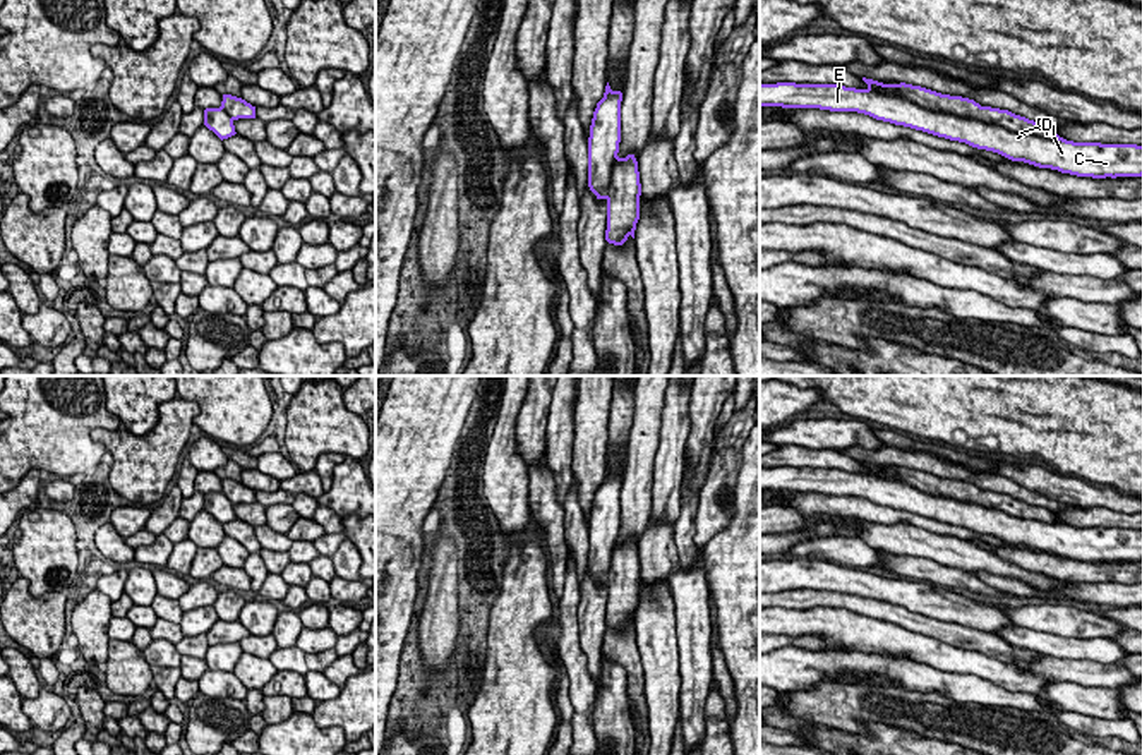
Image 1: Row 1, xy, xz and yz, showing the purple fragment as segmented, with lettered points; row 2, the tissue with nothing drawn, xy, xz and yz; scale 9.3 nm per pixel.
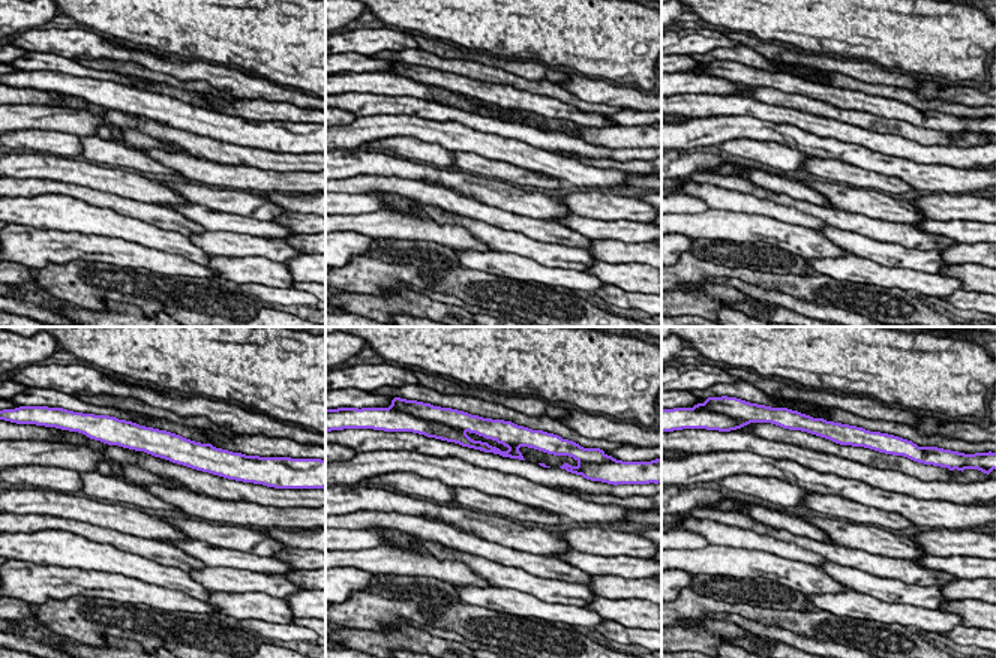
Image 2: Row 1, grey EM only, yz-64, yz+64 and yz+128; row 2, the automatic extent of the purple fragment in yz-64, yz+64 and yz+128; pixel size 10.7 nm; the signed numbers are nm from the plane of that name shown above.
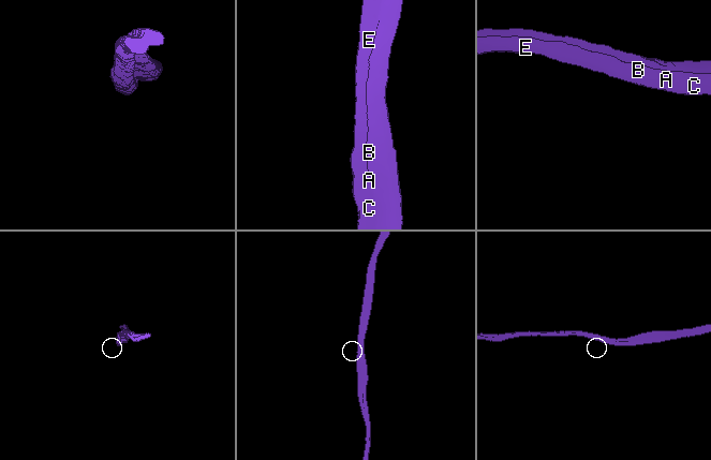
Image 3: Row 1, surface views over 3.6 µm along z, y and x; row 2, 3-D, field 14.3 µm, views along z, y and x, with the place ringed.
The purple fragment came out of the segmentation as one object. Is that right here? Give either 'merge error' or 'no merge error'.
merge error

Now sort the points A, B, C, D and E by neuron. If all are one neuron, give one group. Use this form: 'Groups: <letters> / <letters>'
Groups: A B C E / D

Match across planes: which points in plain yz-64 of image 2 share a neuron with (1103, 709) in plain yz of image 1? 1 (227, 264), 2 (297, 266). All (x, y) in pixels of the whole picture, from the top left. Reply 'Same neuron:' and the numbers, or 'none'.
Same neuron: 1

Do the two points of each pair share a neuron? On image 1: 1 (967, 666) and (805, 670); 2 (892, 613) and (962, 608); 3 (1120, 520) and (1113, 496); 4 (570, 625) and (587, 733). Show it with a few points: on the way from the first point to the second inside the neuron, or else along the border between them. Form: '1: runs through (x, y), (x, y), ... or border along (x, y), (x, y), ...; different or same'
1: border along (909, 658), (940, 670), (969, 675); different
2: border along (875, 597), (952, 622); different
3: border along (1077, 505), (1106, 507), (1123, 513); different
4: runs through (570, 652), (582, 685), (582, 706); same

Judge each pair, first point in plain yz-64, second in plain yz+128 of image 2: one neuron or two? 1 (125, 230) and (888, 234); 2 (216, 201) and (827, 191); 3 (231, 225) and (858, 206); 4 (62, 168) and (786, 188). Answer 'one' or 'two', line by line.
1: two
2: two
3: two
4: two

